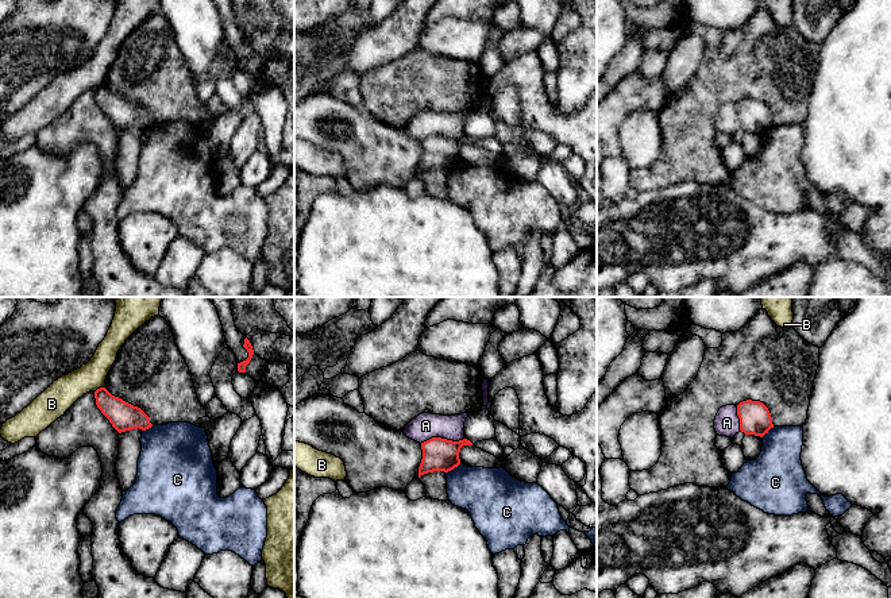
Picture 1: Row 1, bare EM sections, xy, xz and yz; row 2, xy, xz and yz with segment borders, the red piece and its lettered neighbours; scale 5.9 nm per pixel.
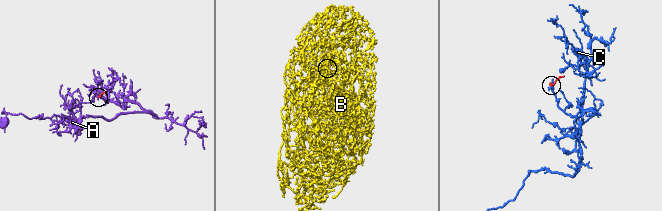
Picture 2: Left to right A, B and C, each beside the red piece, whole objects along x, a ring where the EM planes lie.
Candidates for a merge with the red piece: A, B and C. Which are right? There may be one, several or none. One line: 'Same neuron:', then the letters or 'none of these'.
Same neuron: none of these

